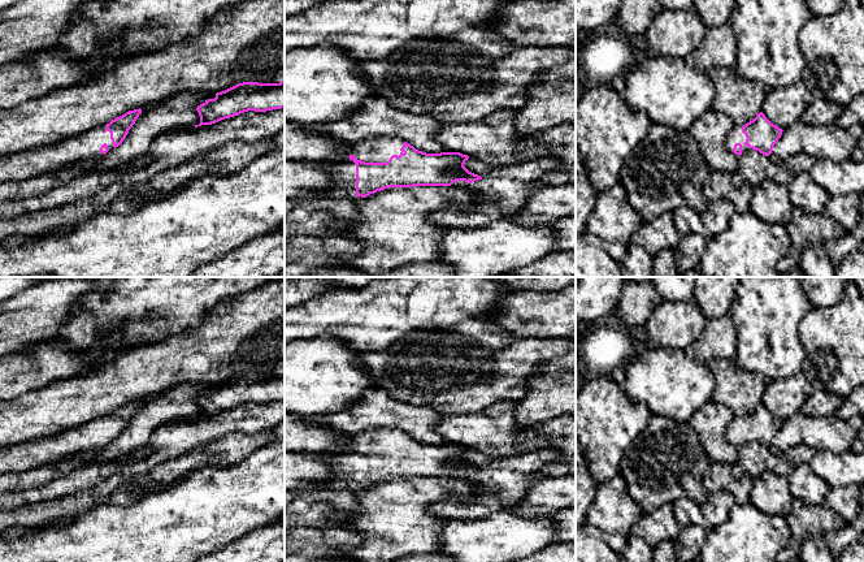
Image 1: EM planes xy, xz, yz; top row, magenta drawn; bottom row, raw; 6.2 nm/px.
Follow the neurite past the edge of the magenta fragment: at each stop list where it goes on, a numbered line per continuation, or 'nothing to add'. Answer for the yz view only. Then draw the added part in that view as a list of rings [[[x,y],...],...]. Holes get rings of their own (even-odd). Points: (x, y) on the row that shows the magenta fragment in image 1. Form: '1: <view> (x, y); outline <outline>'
1: yz (732, 138); outline [[[734,125],[729,134],[726,135],[725,143],[730,151],[733,151],[735,143],[742,144],[742,154],[751,151],[748,146],[744,146],[743,143],[746,142],[746,135],[742,133],[742,126]]]

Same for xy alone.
1: xy (27, 164); outline [[[101,125],[55,144],[13,154],[0,164],[0,182],[27,180],[62,169],[79,160],[101,157],[104,154],[100,152],[100,147],[104,143],[109,151],[114,148],[110,133]]]

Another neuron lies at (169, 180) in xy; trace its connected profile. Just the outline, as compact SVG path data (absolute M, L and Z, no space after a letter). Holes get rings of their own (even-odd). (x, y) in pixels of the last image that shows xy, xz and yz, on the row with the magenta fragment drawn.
M285 129L255 143L230 142L200 154L190 161L151 176L135 186L139 196L168 194L204 176L229 176L242 170L257 157L285 146Z

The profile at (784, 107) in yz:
M798 81L791 86L767 90L761 112L773 125L785 130L800 121L813 100L811 90Z

